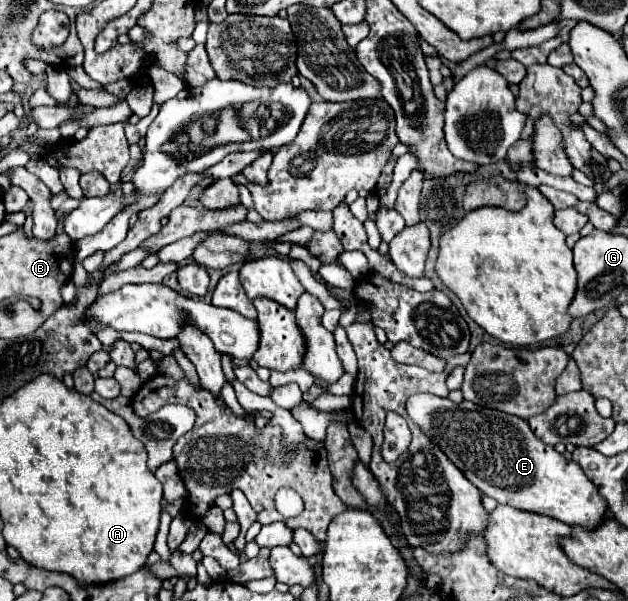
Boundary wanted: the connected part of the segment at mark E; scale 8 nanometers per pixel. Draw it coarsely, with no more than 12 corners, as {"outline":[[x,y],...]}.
{"outline":[[412,395],[406,411],[498,503],[598,525],[606,501],[520,417]]}

